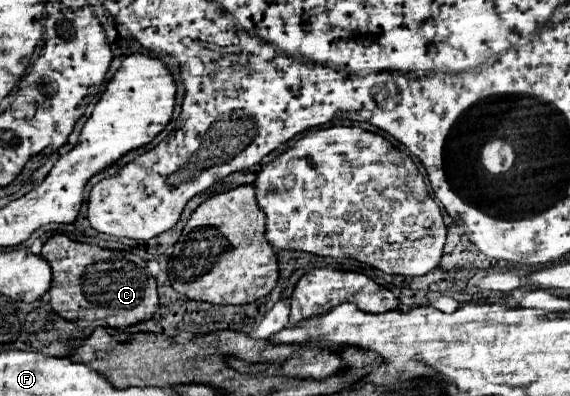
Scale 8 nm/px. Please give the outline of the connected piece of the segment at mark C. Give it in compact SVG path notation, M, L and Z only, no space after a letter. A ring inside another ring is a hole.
M54 234L42 246L40 256L46 258L50 268L52 268L52 286L48 290L50 304L56 310L56 314L60 314L66 320L94 322L94 320L108 318L110 326L126 328L130 324L152 318L156 314L156 310L158 310L156 278L152 274L148 274L146 262L140 256L136 256L134 252L130 252L130 250L106 250L106 248L94 246L94 244L70 240L64 234Z

